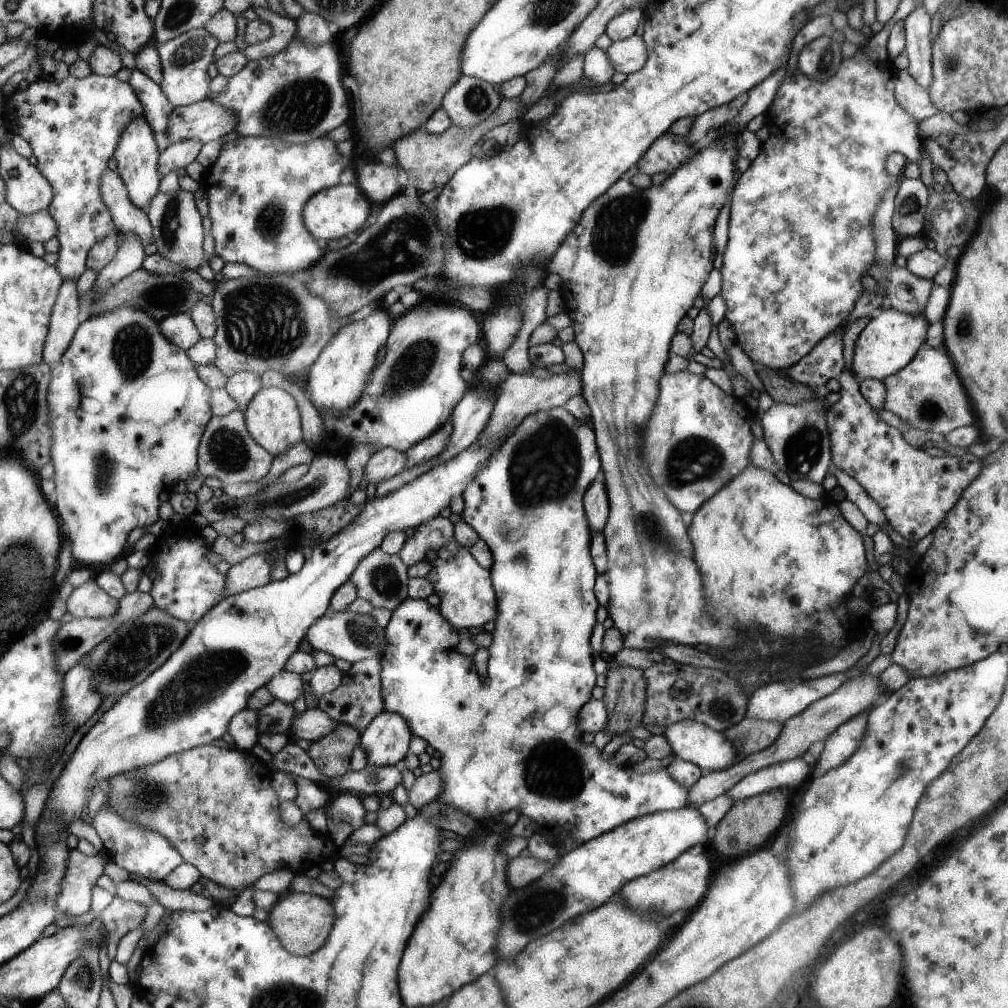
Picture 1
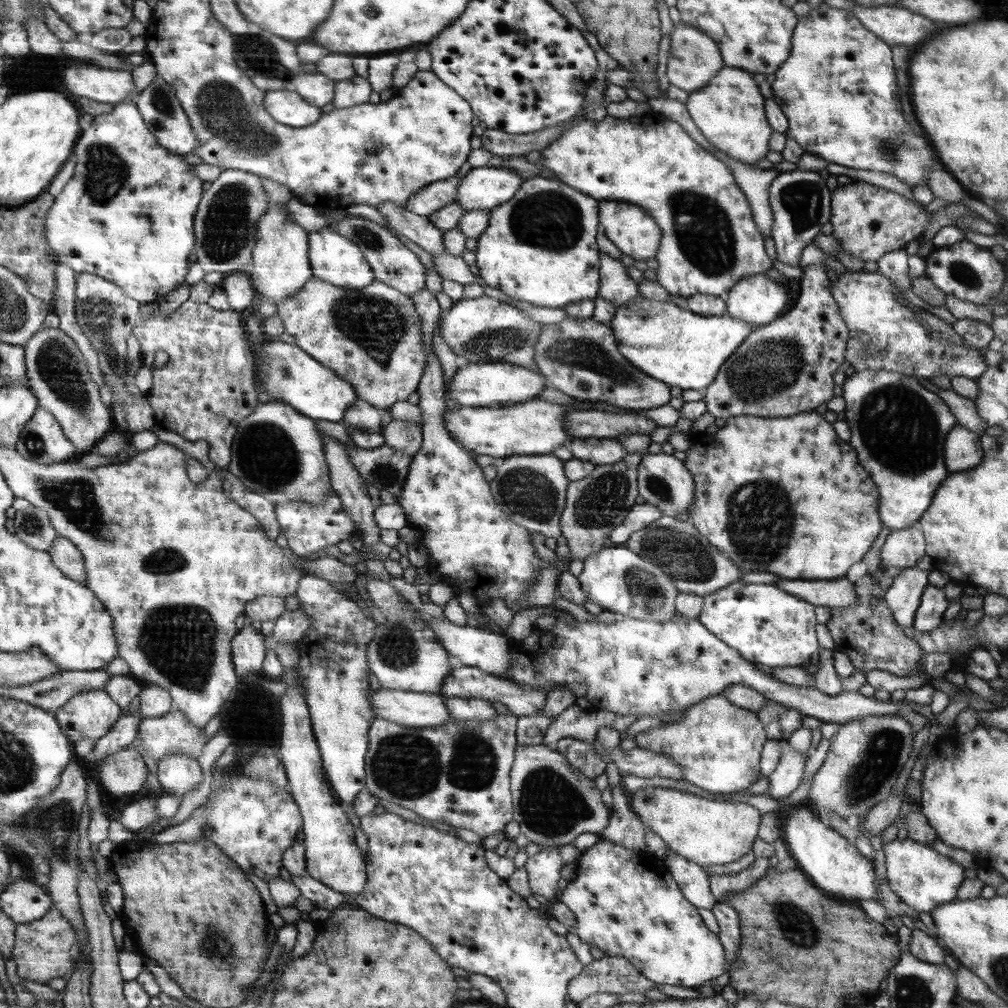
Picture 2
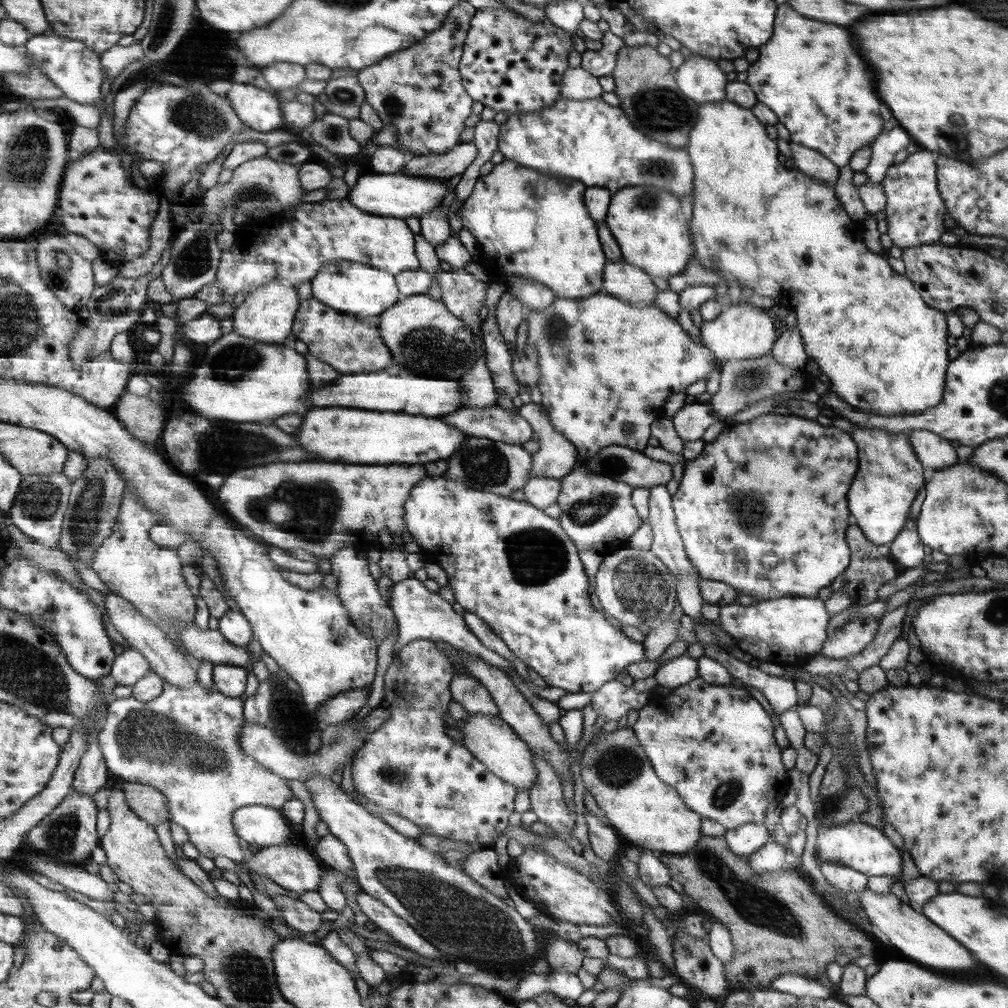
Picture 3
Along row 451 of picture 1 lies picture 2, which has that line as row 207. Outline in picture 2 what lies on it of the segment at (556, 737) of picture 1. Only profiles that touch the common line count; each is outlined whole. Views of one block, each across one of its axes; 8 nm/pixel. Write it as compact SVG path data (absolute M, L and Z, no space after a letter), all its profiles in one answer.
M540 175L530 178L523 182L523 186L508 202L490 209L488 228L477 238L474 252L474 259L480 272L480 281L492 286L492 288L496 288L497 291L506 294L506 296L514 298L514 300L522 300L522 302L546 308L563 308L568 304L574 304L581 300L595 300L601 290L601 252L596 240L600 231L600 202L598 200L594 200L594 197L586 196L585 193L578 192L578 189L570 188L569 185L563 184L561 181L549 180Z

